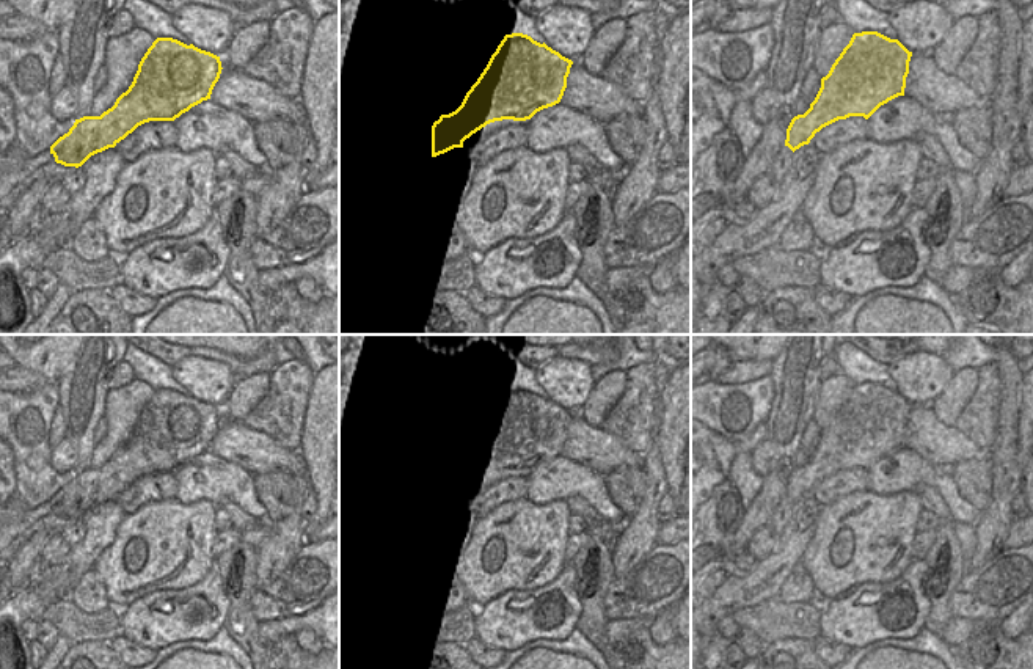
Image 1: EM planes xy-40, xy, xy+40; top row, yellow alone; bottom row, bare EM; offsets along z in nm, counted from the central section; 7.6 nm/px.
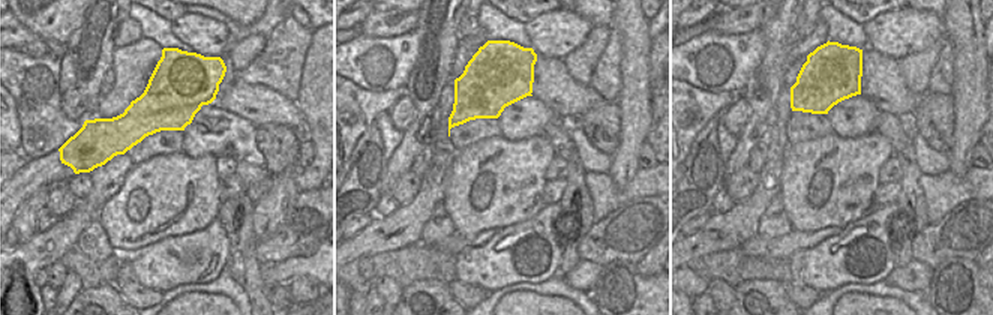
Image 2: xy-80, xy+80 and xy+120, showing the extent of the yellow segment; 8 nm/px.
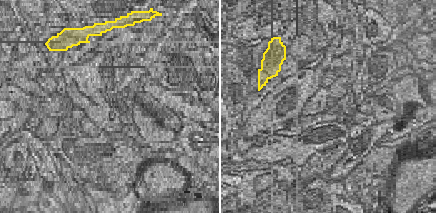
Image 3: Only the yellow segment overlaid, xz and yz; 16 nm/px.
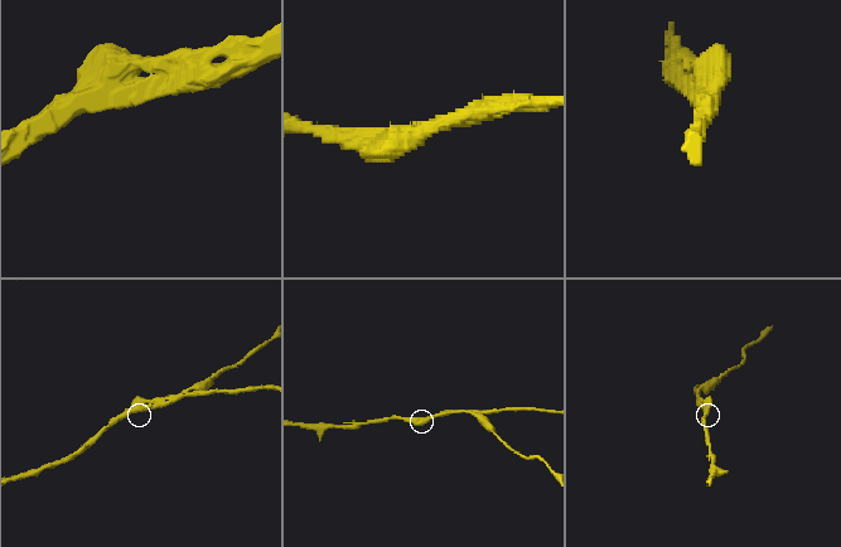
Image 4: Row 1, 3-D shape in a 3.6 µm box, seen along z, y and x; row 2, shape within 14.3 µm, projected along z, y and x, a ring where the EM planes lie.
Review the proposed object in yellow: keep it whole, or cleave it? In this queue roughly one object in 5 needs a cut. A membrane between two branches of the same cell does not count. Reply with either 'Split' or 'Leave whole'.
Split.

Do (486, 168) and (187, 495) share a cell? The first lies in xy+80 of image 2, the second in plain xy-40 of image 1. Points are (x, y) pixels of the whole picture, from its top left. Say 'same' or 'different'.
different

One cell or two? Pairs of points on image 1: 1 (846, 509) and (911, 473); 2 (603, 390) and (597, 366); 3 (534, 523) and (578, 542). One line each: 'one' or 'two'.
1: two
2: two
3: two

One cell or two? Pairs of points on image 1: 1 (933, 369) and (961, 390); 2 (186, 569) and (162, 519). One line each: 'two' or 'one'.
1: two
2: one

